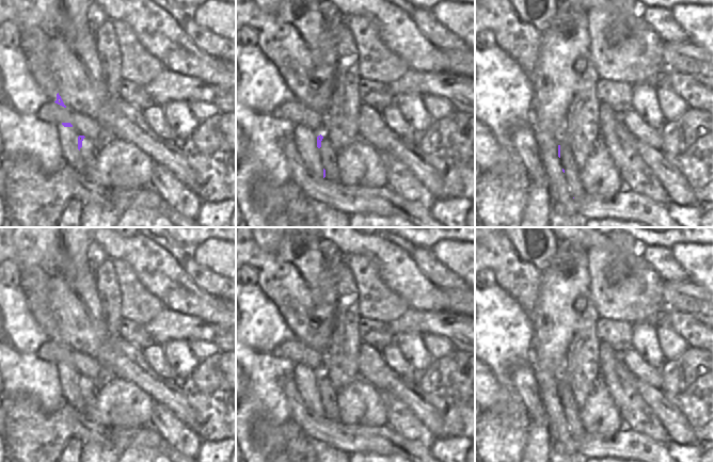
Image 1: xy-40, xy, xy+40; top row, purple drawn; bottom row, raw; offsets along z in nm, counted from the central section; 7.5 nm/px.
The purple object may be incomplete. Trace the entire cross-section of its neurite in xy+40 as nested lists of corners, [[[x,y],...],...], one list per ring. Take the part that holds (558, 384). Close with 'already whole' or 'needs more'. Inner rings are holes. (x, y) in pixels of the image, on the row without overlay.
[[[533,364],[533,373],[537,382],[539,397],[548,414],[550,435],[557,453],[568,456],[575,452],[573,439],[569,430],[569,424],[565,417],[565,409],[560,400],[560,384],[555,372],[551,372]]]; needs more

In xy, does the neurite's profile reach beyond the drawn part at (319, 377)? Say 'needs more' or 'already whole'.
needs more

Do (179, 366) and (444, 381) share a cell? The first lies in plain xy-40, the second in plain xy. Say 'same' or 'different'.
different

